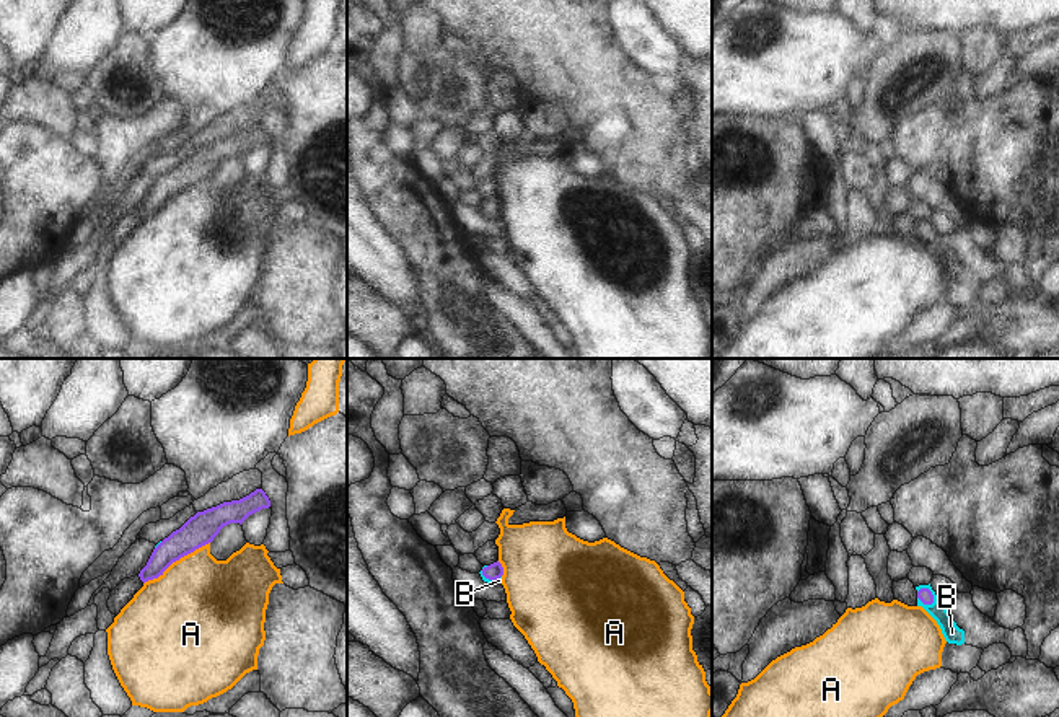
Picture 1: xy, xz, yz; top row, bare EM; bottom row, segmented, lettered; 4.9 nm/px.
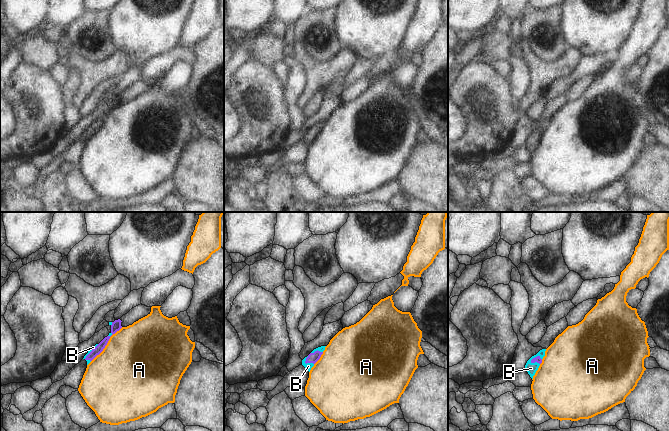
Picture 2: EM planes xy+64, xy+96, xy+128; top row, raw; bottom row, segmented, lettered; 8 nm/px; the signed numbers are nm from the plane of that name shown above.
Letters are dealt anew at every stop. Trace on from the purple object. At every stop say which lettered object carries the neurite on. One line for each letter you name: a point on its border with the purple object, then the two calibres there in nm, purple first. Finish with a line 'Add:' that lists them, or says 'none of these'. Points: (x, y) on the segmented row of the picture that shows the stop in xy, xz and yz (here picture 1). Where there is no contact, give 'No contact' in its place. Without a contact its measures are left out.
B: Touches purple at yz (931, 593). Thickness 70 nm (purple) against 90 nm
Add: B.

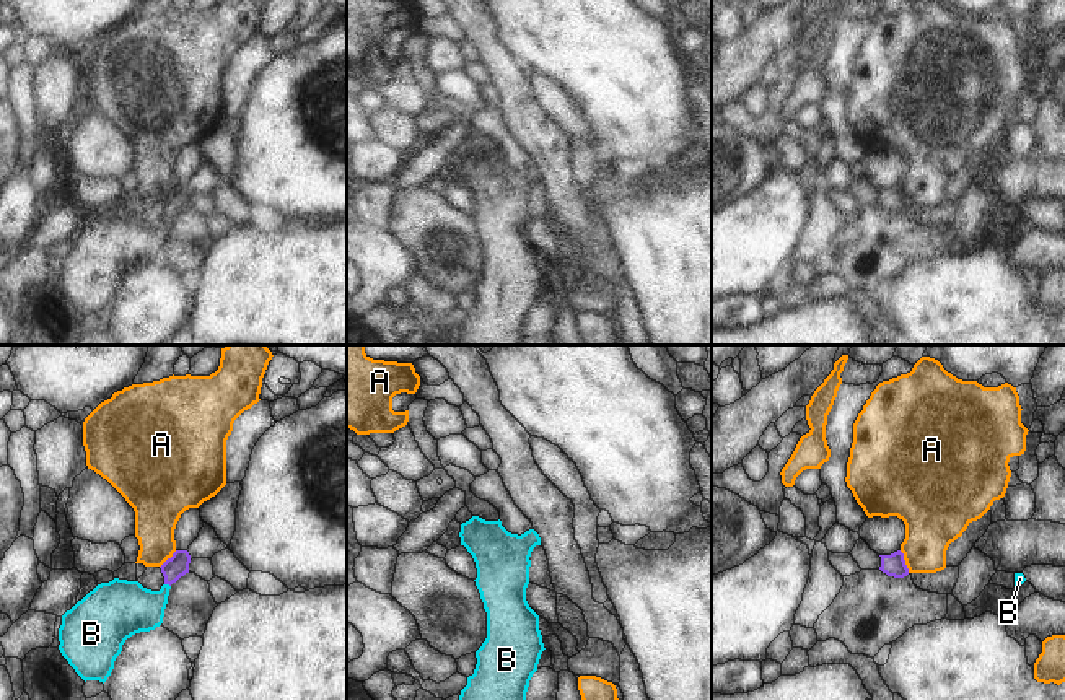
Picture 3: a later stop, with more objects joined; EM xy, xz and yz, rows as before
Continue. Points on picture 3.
B: Touches purple at xy (168, 583). Thickness 110 nm (purple) against 280 nm
Add: B.

